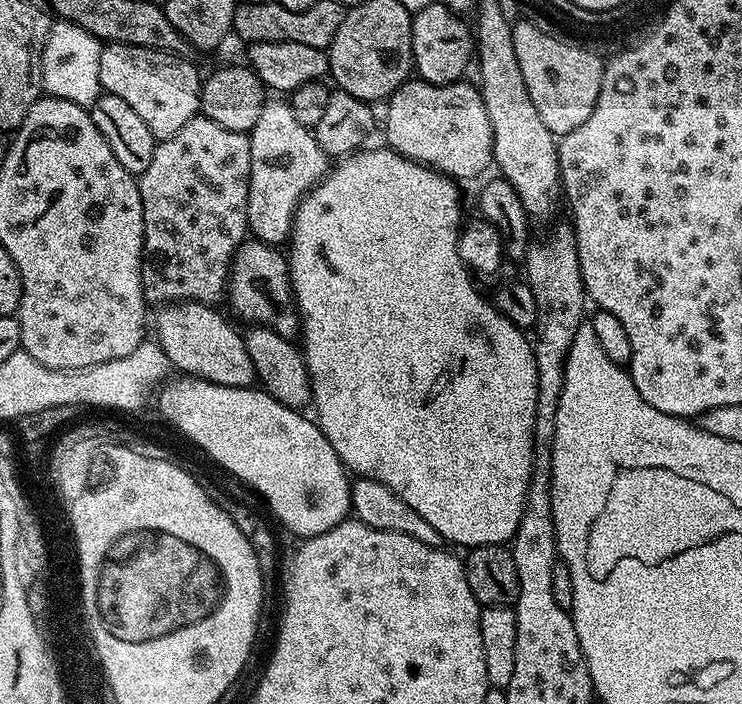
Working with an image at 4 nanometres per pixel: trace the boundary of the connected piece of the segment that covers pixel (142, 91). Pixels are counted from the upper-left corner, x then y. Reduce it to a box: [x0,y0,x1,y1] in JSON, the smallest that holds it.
[99,43,202,141]

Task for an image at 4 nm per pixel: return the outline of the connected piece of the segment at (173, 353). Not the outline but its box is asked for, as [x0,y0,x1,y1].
[155,302,257,388]

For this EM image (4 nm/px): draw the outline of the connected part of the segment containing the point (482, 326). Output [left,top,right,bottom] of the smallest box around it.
[286,146,538,550]

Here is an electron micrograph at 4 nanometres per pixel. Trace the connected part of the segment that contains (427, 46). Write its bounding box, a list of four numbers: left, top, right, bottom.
[412,2,474,84]

